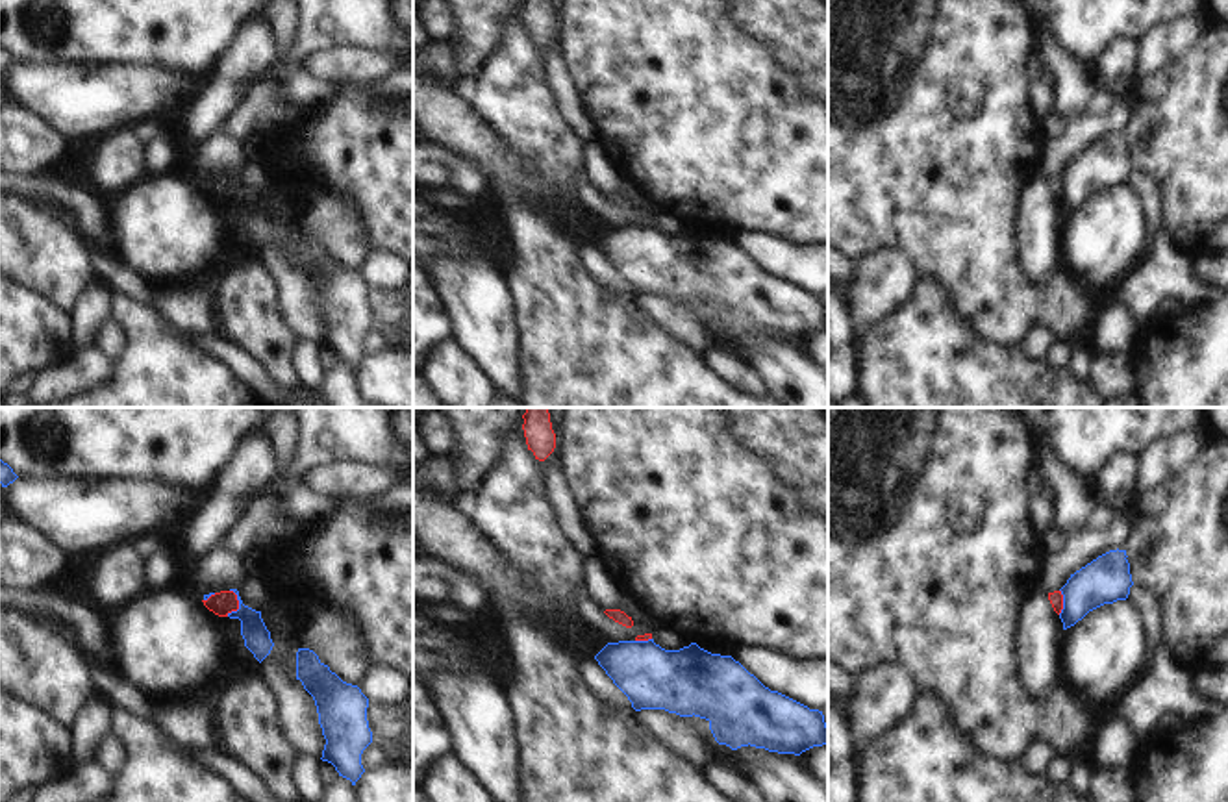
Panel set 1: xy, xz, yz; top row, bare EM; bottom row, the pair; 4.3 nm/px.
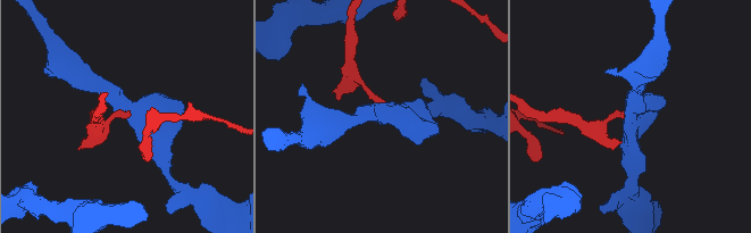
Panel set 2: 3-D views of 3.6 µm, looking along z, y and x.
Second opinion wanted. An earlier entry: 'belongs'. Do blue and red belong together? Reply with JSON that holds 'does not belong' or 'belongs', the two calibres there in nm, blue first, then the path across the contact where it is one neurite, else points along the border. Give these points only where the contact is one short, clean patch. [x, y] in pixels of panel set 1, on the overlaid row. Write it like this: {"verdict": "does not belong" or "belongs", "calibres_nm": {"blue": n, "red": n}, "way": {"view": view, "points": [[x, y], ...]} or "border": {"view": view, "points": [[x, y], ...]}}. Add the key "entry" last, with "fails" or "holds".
{"verdict": "does not belong", "calibres_nm": {"blue": 120, "red": 100}, "border": {"view": "xy", "points": [[230, 589], [236, 595], [238, 608], [226, 615]]}, "entry": "fails"}

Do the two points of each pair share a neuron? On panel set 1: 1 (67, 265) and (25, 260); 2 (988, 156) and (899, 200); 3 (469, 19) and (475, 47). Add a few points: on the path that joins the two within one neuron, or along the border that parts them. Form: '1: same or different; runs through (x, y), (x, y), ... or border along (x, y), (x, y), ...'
1: same; runs through (56, 263), (52, 260), (36, 260)
2: same; runs through (965, 173), (952, 184), (921, 184)
3: same; runs through (475, 26), (475, 39)

